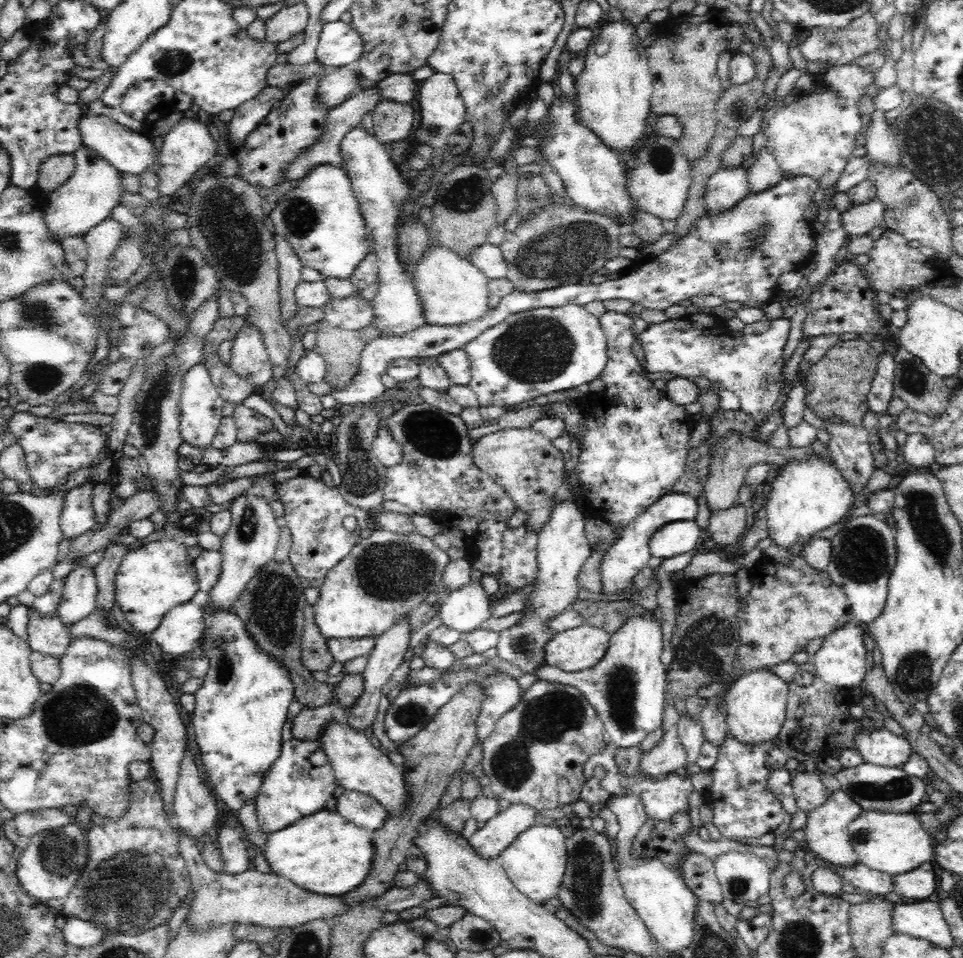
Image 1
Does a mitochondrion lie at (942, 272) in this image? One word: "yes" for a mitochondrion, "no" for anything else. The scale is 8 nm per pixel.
no

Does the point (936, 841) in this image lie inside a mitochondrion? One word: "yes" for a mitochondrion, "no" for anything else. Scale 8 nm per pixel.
no

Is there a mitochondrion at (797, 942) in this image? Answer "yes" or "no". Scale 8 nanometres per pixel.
yes

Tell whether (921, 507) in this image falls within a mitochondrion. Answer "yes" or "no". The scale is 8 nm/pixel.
yes

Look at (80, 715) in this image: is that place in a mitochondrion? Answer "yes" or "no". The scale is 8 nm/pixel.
yes

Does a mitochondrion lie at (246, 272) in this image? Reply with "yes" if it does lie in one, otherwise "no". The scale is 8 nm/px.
yes

